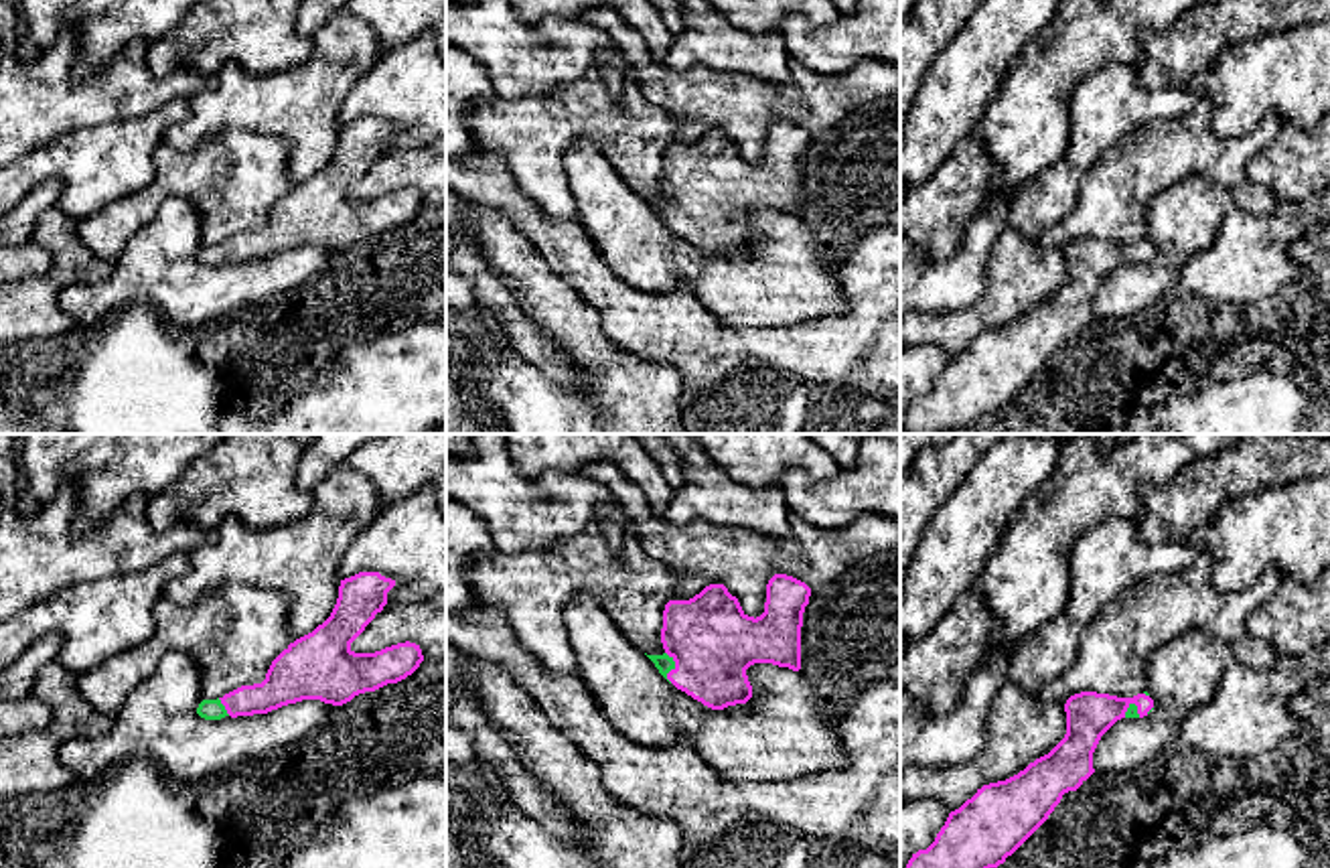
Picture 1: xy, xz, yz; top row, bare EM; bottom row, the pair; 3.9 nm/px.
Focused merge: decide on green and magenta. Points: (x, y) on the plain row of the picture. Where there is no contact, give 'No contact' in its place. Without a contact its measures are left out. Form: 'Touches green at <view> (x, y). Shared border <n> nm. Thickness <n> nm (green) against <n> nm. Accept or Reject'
Touches green at xz (674, 213). Shared border 130 nm. Thickness 70 nm (green) against 340 nm. Accept

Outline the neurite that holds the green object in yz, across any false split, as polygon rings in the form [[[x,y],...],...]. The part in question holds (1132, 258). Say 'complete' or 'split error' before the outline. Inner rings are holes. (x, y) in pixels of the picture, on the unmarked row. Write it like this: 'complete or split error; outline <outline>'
split error; outline [[[1081,237],[1066,245],[1066,280],[1018,320],[983,331],[951,357],[935,387],[912,400],[902,432],[943,434],[998,414],[1054,357],[1062,341],[1077,337],[1093,318],[1101,282],[1121,264],[1154,256],[1148,237],[1117,243]]]

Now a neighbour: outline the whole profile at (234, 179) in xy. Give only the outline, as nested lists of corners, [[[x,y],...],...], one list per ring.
[[[225,130],[197,148],[160,142],[154,180],[79,219],[79,237],[95,256],[116,262],[168,199],[184,199],[199,211],[205,245],[262,229],[272,207],[296,187],[288,160],[286,140],[247,130]]]

